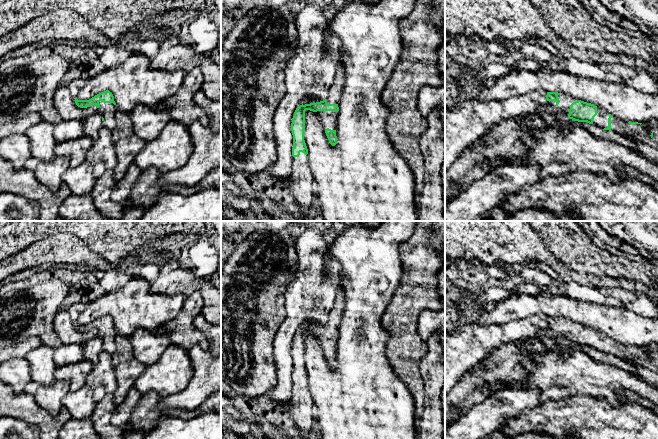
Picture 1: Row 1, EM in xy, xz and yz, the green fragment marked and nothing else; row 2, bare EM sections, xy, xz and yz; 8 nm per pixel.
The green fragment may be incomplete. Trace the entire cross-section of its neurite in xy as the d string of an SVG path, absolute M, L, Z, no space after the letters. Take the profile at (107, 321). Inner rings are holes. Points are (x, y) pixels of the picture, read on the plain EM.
M109 314L101 316L89 324L78 324L75 322L75 327L80 332L96 329L97 336L102 340L103 351L106 351L111 355L115 352L115 337L117 333L114 320Z

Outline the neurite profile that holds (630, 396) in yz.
M620 391L620 394L623 399L636 402L645 408L652 409L654 412L658 414L658 407L655 406L653 403L649 402L647 399L642 398L639 395L636 395L633 392L629 391Z

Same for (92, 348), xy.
M96 336L83 344L84 359L89 360L93 365L98 362L98 357L103 351L102 340Z

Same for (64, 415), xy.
M0 382L0 417L2 416L37 426L39 439L59 439L62 426L71 418L65 407L57 416L51 416L32 395L25 392L15 394L11 386Z

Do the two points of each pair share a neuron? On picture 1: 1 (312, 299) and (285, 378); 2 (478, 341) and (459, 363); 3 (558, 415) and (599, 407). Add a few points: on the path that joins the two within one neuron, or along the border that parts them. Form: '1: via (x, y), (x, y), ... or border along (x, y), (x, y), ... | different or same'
1: via (296, 319), (284, 336), (284, 358) | same
2: via (473, 346), (461, 358) | same
3: via (568, 415), (589, 415) | same

